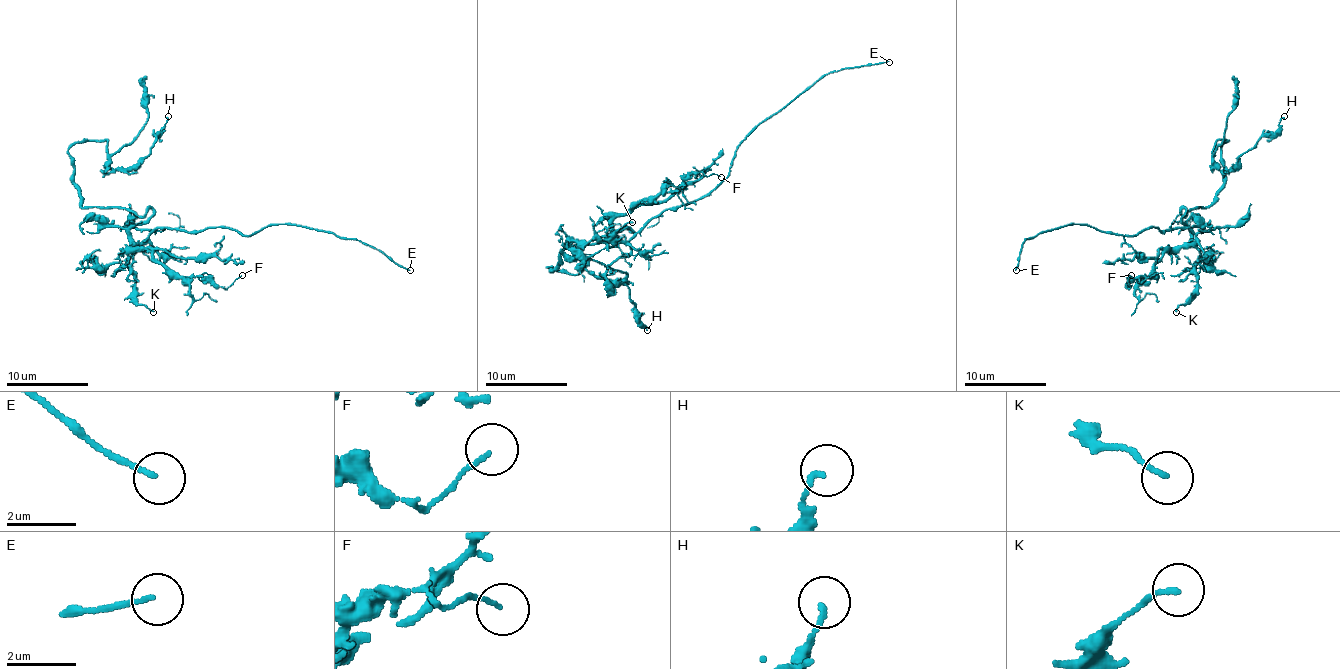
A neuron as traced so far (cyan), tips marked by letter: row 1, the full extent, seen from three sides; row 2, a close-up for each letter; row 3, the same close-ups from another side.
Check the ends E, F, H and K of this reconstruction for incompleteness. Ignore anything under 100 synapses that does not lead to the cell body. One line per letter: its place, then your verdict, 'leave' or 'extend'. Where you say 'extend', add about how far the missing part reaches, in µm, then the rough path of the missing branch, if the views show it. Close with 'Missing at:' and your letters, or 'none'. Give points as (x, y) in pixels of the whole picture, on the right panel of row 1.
E: place (1016, 270); extend; missing 9 µm; course (1016, 270), (1013, 289), (1020, 307)
F: place (1131, 275); leave
H: place (1284, 116); leave
K: place (1176, 312); leave
Missing at: E

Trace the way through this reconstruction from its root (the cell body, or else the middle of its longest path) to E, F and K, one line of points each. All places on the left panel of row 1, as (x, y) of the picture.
E: (133, 240), (143, 242), (166, 227), (231, 227), (250, 236), (268, 225), (295, 223), (369, 244), (410, 270)
F: (133, 240), (135, 250), (147, 250), (182, 277), (205, 277), (213, 285), (227, 289), (242, 275)
K: (133, 240), (137, 252), (129, 264), (135, 281), (135, 299), (153, 312)

